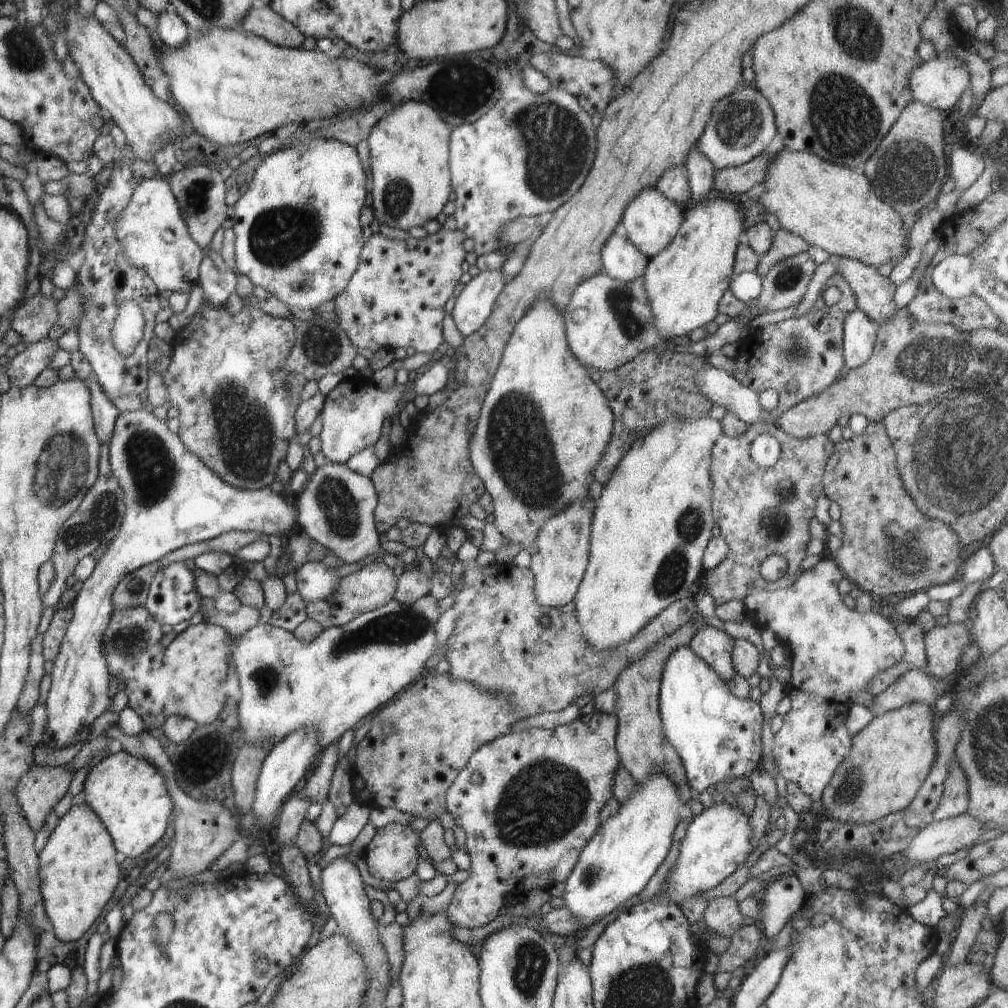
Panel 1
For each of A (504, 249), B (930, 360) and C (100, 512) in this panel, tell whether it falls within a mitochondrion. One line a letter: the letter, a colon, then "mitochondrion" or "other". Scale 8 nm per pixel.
A: other
B: mitochondrion
C: mitochondrion

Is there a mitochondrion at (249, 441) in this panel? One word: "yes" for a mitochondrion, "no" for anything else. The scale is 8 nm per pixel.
yes

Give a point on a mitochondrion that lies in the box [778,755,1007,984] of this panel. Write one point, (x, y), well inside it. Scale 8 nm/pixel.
(855, 777)

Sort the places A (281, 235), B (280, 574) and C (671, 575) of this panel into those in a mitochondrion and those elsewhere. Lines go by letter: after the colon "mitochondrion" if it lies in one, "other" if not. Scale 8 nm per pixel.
A: mitochondrion
B: other
C: mitochondrion

